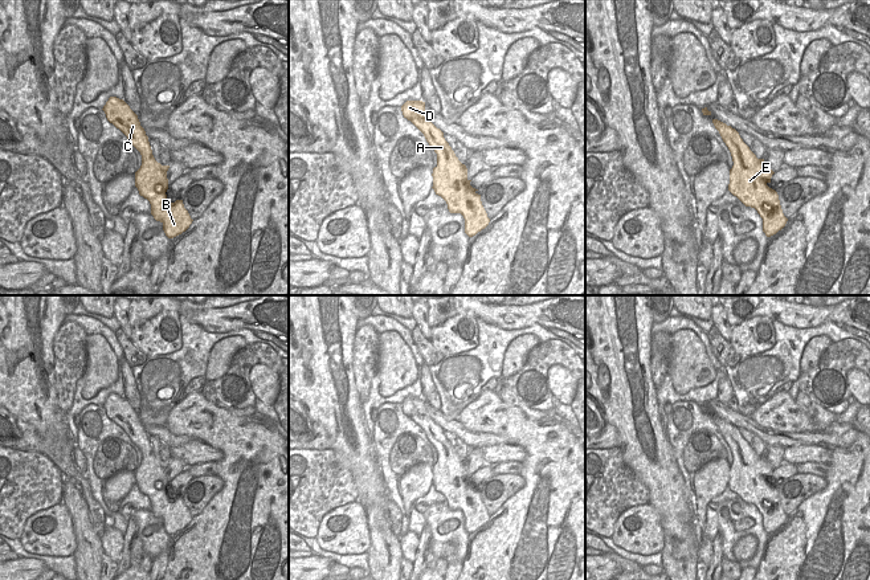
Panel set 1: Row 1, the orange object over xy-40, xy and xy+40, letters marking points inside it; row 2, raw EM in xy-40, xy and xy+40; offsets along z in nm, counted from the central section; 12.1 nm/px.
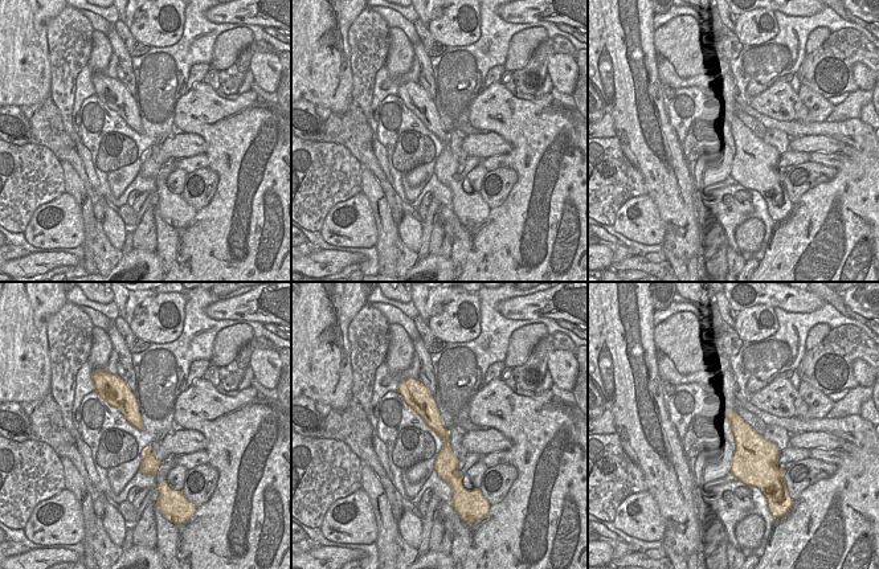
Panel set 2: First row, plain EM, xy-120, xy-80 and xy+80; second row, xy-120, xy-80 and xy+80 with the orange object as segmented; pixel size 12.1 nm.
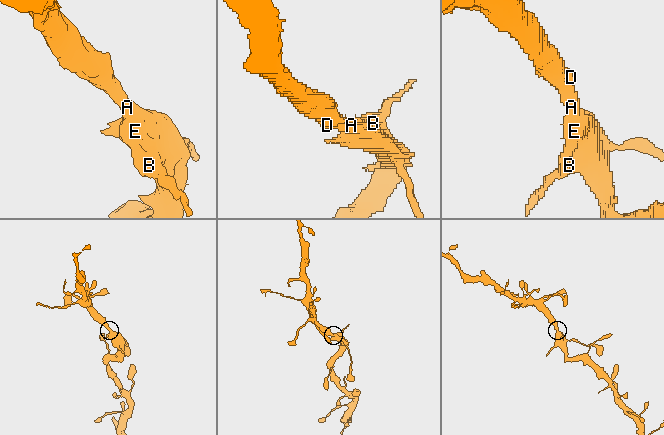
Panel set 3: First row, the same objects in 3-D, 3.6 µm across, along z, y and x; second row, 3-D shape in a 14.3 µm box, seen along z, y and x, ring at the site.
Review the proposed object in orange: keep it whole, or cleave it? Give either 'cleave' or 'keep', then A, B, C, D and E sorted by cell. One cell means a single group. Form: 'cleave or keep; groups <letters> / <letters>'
keep; groups A B C D E

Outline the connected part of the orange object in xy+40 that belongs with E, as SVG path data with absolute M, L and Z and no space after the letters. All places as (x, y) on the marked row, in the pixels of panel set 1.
M712 119L712 123L734 162L728 191L746 207L757 211L767 237L776 234L785 226L788 218L783 213L777 192L767 185L775 172L764 159L756 158L735 128L718 119Z

